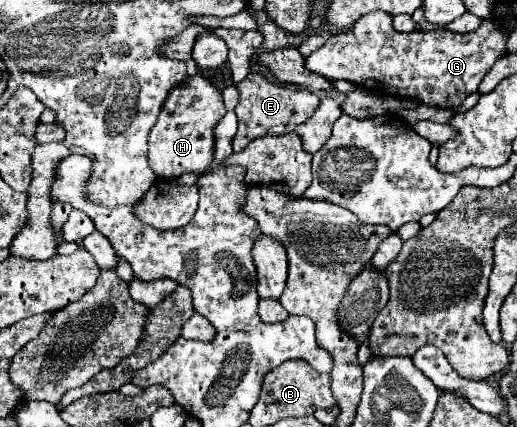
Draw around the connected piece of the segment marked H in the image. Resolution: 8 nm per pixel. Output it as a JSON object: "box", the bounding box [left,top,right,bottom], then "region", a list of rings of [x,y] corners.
{"box":[148,75,224,179],"region":[[[188,75],[182,85],[170,91],[148,135],[148,163],[152,171],[164,179],[178,179],[190,171],[204,173],[214,161],[214,129],[224,115],[222,93],[204,75]]]}

